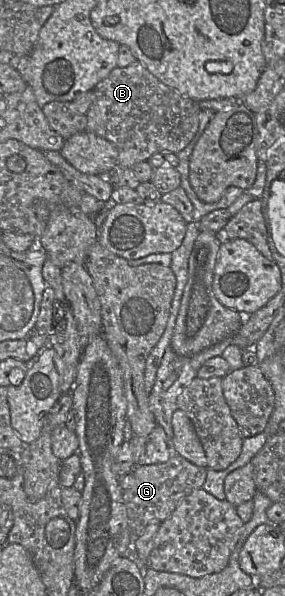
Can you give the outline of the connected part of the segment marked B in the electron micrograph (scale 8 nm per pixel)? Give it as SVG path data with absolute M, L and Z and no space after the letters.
M136 60L127 67L115 67L93 89L94 99L85 114L86 131L105 138L118 150L118 166L132 168L136 163L147 161L153 154L163 151L177 153L193 139L199 126L199 101L182 96L159 81L141 62Z

